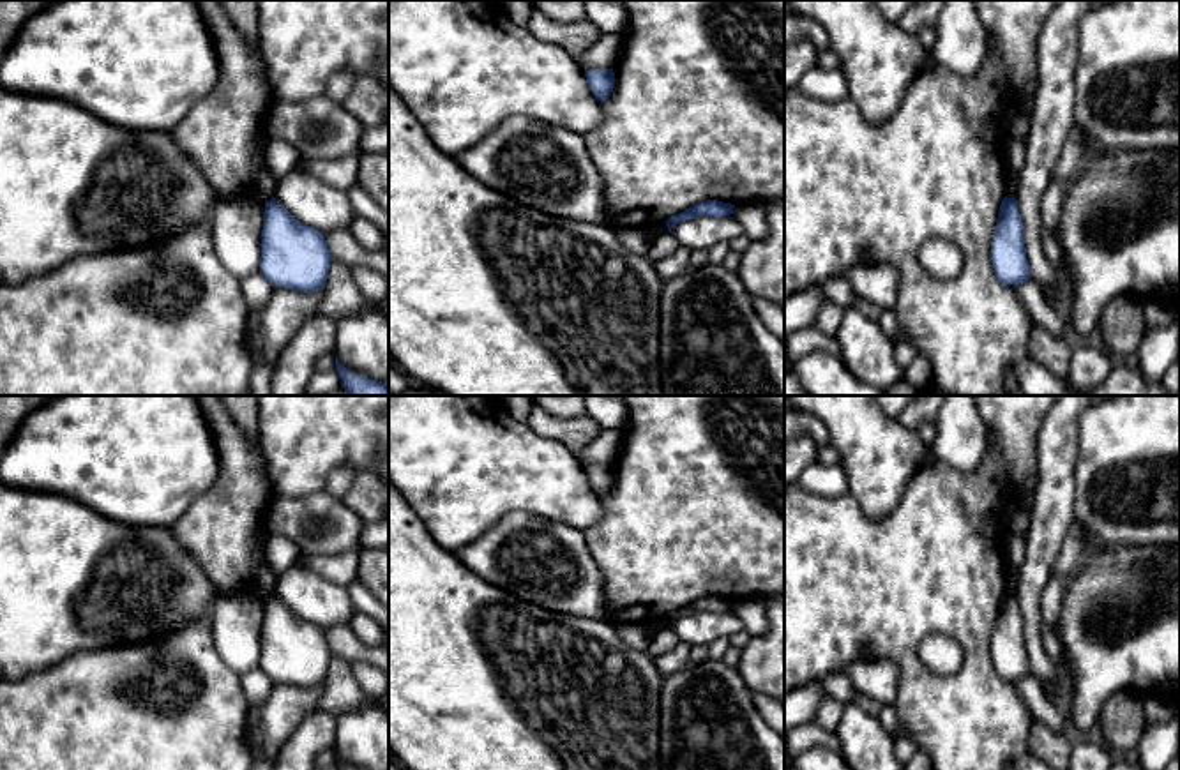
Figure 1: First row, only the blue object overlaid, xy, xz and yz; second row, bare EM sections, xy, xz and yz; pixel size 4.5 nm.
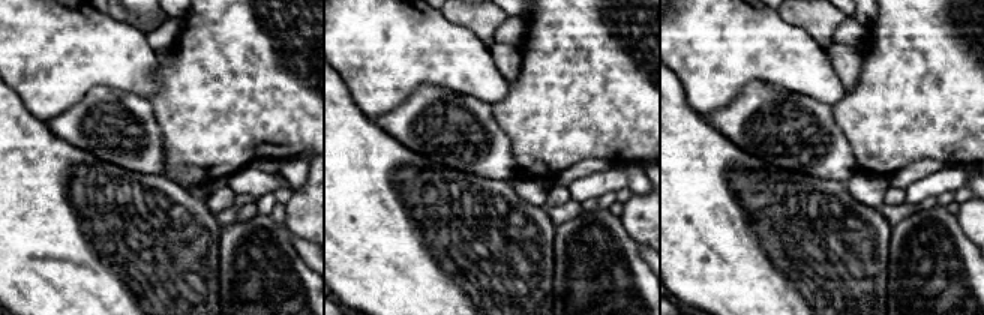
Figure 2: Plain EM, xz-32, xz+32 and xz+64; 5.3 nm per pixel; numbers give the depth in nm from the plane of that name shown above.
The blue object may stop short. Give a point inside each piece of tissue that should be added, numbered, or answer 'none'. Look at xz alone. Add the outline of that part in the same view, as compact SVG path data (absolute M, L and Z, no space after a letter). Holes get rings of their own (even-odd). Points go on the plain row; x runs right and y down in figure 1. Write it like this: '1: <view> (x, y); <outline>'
none

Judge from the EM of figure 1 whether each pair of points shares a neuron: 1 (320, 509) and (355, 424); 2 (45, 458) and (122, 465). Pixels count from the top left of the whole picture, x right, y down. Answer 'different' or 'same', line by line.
1: different
2: same

